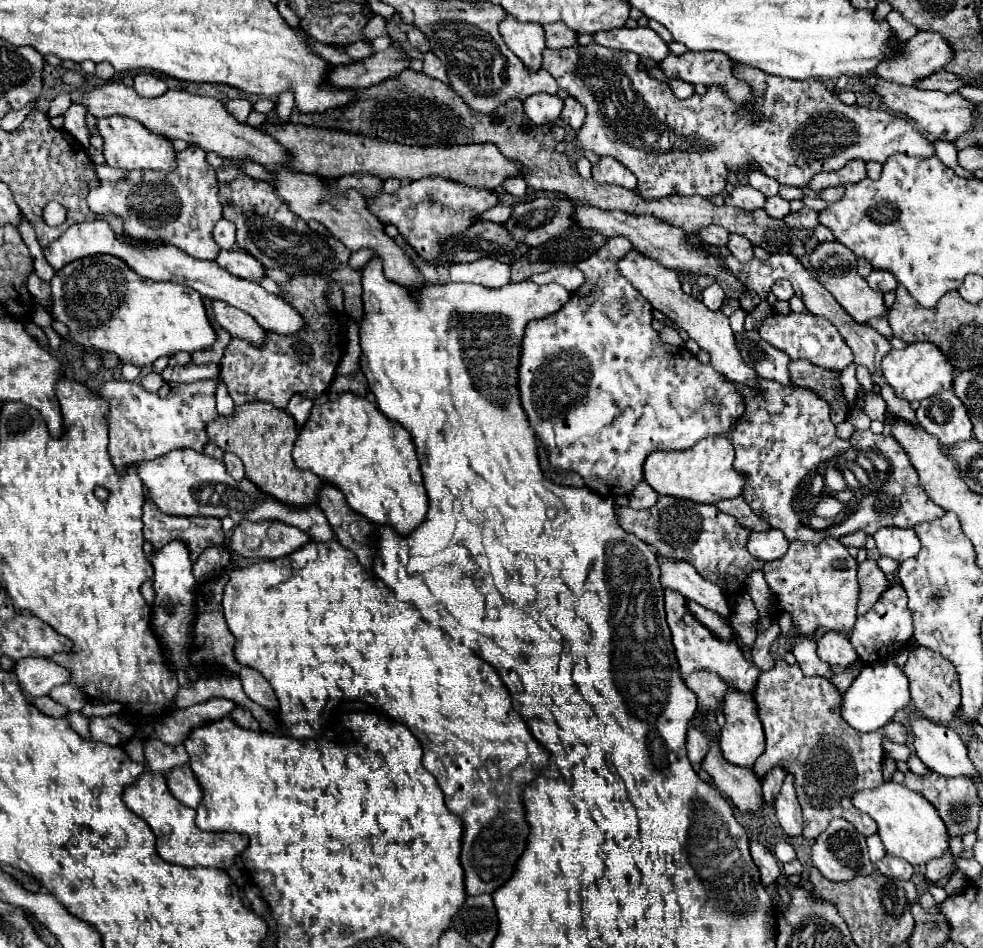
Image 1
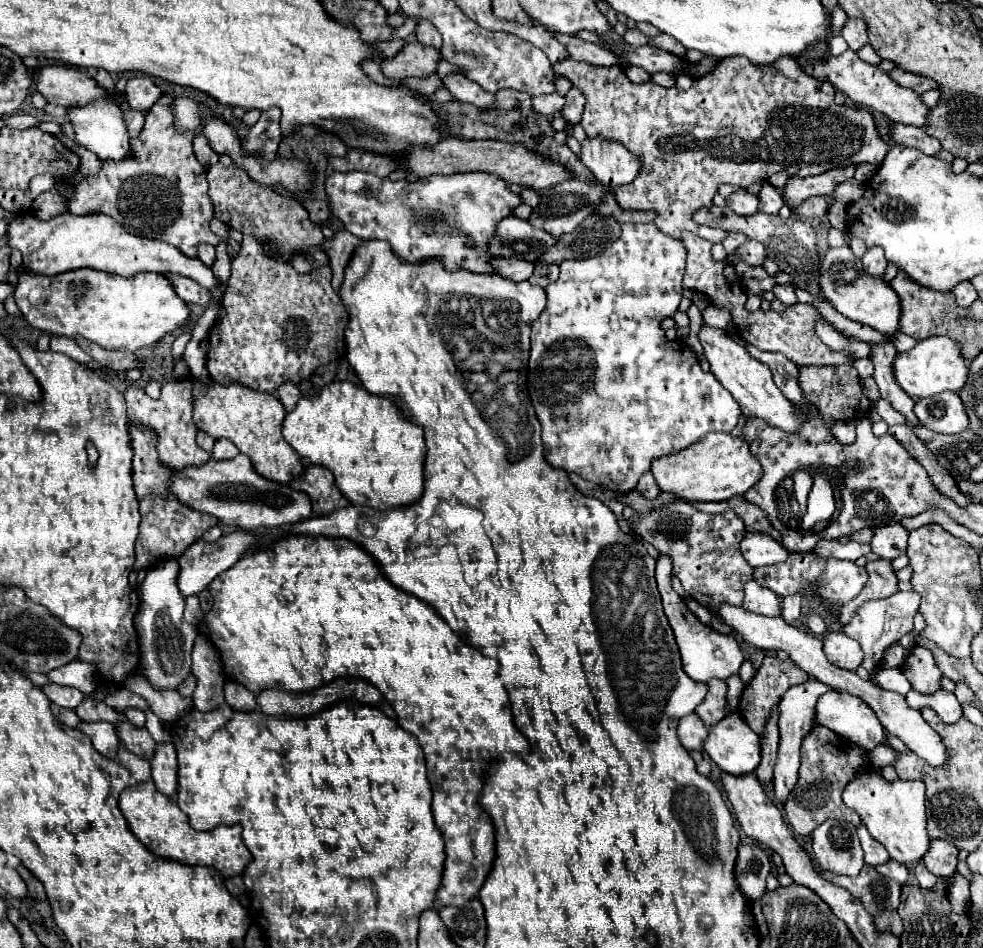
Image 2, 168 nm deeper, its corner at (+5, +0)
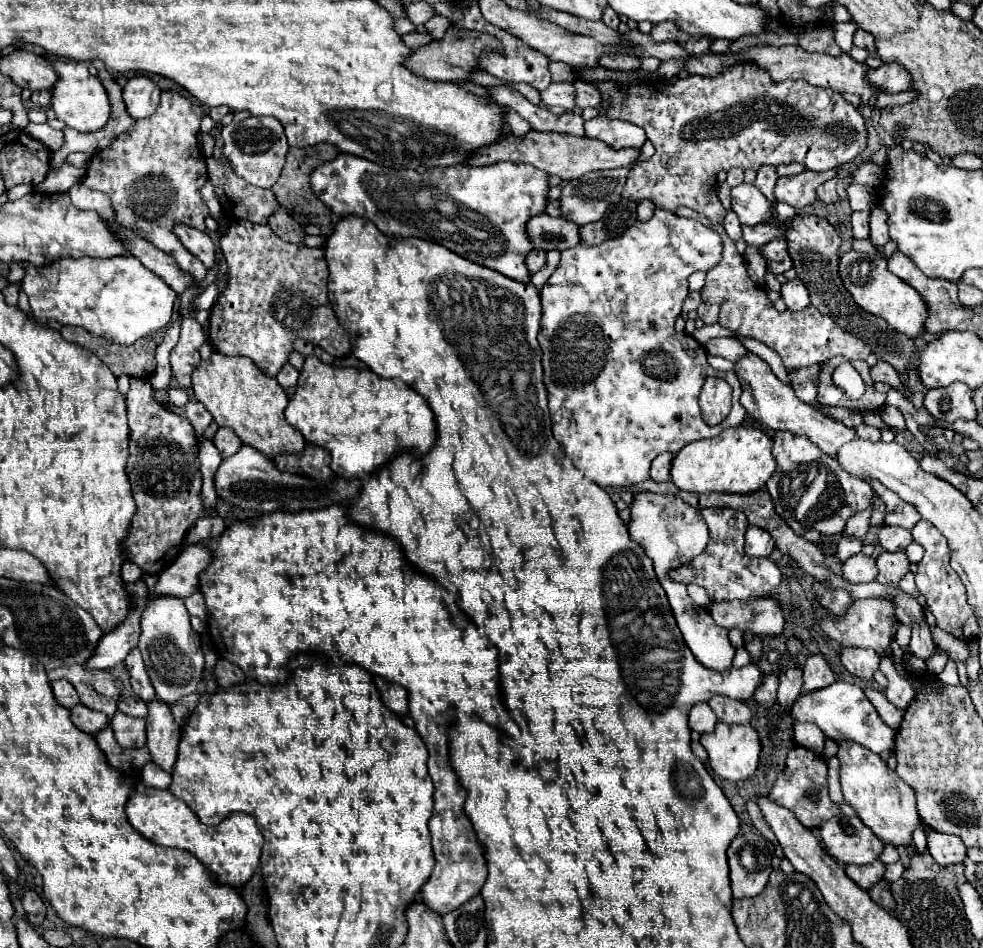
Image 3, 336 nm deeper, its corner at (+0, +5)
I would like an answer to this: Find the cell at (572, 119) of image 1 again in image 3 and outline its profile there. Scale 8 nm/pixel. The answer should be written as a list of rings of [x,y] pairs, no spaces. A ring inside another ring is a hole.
[[[576,81],[576,105],[578,107],[590,107],[590,105],[600,105],[602,103],[602,93],[592,85],[584,81]]]

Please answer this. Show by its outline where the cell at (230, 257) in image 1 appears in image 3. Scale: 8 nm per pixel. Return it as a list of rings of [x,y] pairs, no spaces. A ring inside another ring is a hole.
[[[174,223],[174,233],[180,239],[180,243],[194,255],[198,257],[206,269],[214,267],[216,261],[216,245],[212,243],[212,239],[208,237],[208,233],[198,231],[190,225],[182,225],[182,223]]]

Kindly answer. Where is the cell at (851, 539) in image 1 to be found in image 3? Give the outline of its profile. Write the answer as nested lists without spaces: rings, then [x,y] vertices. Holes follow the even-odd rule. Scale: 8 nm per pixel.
[[[874,495],[872,497],[872,519],[870,519],[870,525],[882,525],[884,523],[884,501]]]

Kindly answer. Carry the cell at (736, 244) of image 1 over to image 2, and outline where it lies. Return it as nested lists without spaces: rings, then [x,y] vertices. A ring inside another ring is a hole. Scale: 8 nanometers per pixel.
[[[747,240],[747,242],[743,242],[733,254],[727,256],[727,262],[729,262],[729,264],[735,264],[737,260],[741,260],[741,262],[747,262],[747,264],[751,264],[751,266],[761,266],[761,262],[763,262],[765,256],[767,256],[767,254],[765,254],[763,244],[759,244],[759,242],[755,242],[755,240]]]

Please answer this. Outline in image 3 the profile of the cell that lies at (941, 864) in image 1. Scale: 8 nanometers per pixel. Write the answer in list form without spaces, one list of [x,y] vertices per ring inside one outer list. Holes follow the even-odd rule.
[[[926,831],[928,837],[928,849],[936,863],[940,865],[952,865],[962,863],[966,859],[966,845],[956,835],[946,835],[938,831]]]

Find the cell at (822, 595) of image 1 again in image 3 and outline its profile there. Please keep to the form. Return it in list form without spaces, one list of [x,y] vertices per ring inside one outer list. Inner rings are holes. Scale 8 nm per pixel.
[[[864,553],[852,555],[850,559],[844,561],[842,575],[850,583],[868,583],[868,581],[874,581],[876,575],[878,575],[876,559],[874,557],[866,557]]]

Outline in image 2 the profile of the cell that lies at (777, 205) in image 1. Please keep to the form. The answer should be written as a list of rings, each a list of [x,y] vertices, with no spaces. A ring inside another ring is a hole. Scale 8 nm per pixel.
[[[763,182],[763,188],[759,192],[759,212],[763,212],[763,214],[777,214],[783,204],[785,202],[779,196],[779,192],[769,182]]]

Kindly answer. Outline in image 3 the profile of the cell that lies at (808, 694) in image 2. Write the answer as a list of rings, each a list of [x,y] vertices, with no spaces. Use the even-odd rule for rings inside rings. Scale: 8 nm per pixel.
[[[814,653],[806,659],[804,663],[804,687],[802,687],[802,693],[806,691],[816,691],[816,689],[822,689],[826,685],[832,685],[836,679],[834,679],[834,673],[824,657],[824,653]]]

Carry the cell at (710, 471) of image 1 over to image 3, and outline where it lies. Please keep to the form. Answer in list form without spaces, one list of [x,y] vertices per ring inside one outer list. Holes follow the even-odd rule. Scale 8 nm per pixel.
[[[728,427],[718,437],[702,439],[688,443],[676,453],[672,461],[672,481],[682,491],[690,493],[740,493],[746,495],[750,491],[758,491],[766,485],[776,469],[776,461],[770,453],[772,437],[756,427]]]

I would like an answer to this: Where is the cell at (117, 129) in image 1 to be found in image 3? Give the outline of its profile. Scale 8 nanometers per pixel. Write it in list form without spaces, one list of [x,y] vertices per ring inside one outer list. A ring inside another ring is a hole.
[[[54,61],[56,67],[56,87],[52,87],[52,99],[50,99],[50,107],[56,113],[56,117],[60,121],[64,121],[68,127],[88,133],[88,131],[98,131],[106,125],[108,117],[110,117],[110,101],[106,95],[106,89],[102,87],[100,79],[90,75],[84,63],[76,63],[76,61]]]

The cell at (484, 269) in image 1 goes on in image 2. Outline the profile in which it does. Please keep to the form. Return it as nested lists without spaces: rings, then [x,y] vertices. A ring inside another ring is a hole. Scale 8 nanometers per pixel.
[[[491,258],[489,260],[493,274],[513,280],[513,282],[523,282],[533,274],[533,264],[519,260],[519,258]]]

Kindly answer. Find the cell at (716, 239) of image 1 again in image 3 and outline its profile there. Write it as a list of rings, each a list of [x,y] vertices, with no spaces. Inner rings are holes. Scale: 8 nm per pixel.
[[[760,223],[760,225],[754,225],[754,227],[744,225],[742,227],[744,241],[748,245],[754,245],[754,247],[762,247],[764,243],[768,243],[772,239],[782,239],[786,229],[788,227],[784,227],[784,225],[772,225],[772,223]]]

